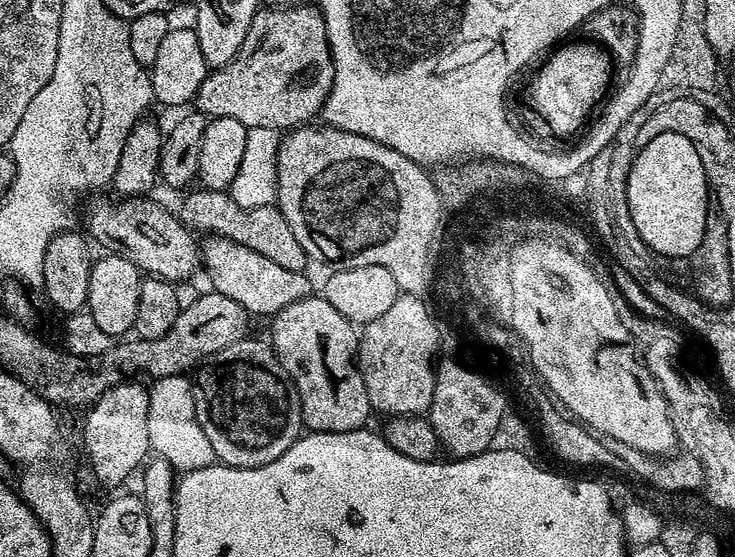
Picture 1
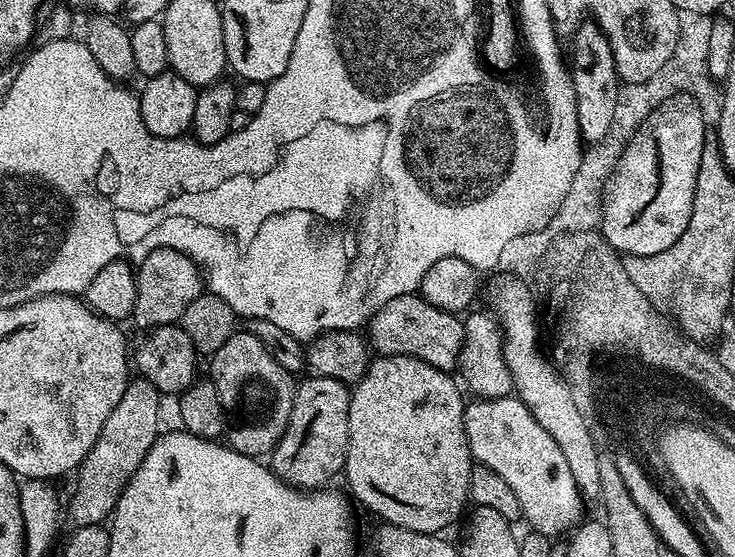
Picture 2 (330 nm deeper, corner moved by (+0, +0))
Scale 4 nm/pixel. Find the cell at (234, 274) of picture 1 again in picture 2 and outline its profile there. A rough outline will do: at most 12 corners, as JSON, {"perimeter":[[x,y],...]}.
{"perimeter":[[419,294],[390,298],[366,325],[373,353],[451,373],[464,322]]}

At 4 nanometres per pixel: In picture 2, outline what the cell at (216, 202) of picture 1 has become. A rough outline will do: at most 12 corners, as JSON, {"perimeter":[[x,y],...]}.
{"perimeter":[[173,248],[139,261],[131,319],[176,324],[202,293],[202,269]]}

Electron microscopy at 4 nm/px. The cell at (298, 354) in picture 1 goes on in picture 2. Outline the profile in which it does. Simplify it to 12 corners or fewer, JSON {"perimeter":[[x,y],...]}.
{"perimeter":[[309,375],[270,454],[276,477],[320,490],[344,471],[349,385]]}

